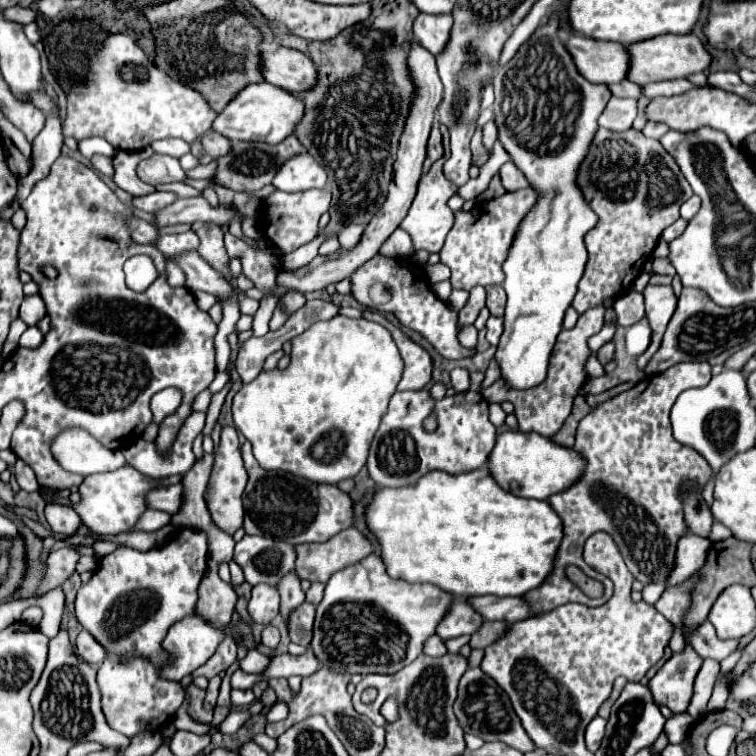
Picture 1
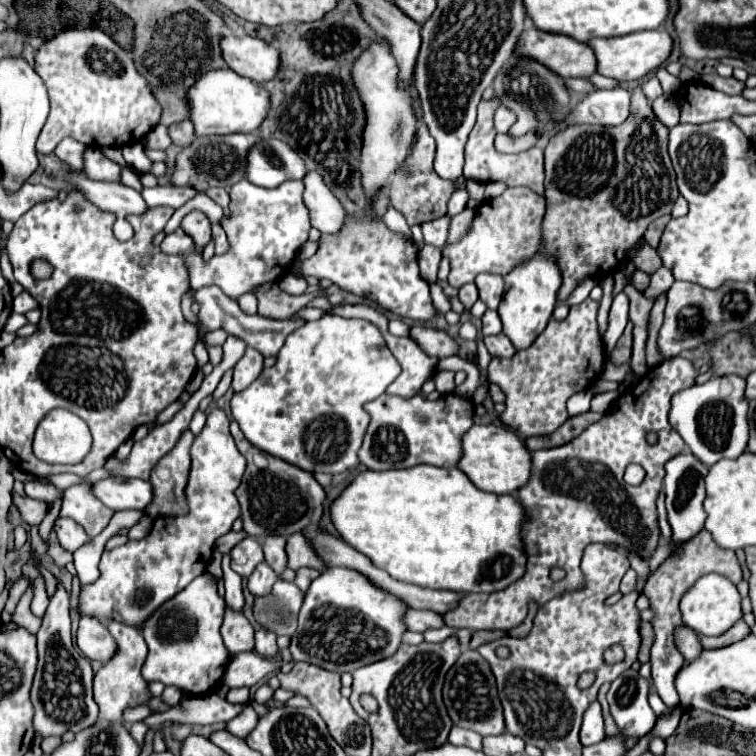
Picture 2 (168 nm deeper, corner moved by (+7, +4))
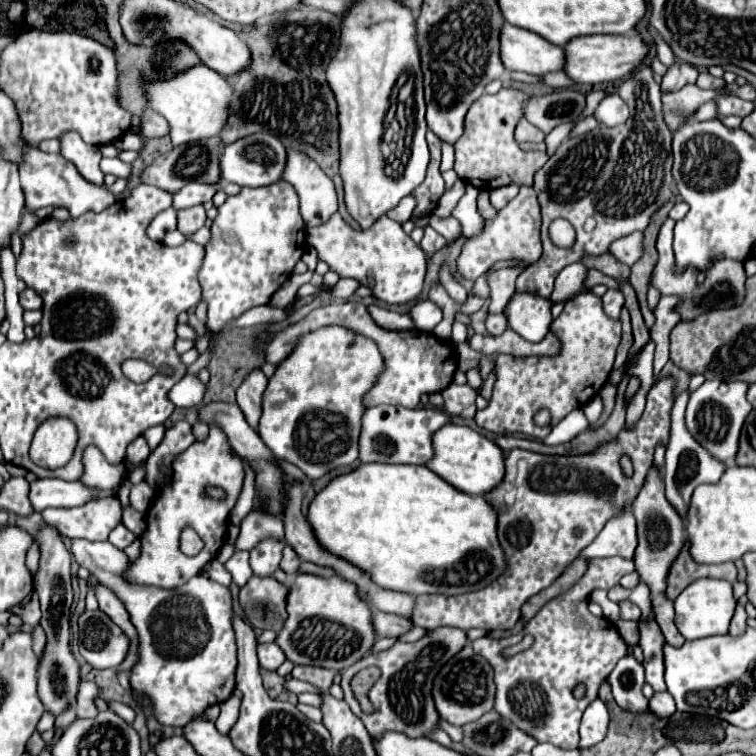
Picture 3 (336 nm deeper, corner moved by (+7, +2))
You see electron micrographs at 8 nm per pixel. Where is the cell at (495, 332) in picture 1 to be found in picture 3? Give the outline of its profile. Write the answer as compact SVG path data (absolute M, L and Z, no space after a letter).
M501 313L501 315L487 315L487 321L485 321L485 327L487 327L487 331L491 333L491 335L501 335L505 329L507 329L507 319L505 319L505 315Z

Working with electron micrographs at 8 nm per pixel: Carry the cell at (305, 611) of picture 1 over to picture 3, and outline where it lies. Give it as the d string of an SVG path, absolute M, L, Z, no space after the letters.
M251 577L239 591L239 603L253 627L281 631L287 619L287 595L289 587L277 579Z

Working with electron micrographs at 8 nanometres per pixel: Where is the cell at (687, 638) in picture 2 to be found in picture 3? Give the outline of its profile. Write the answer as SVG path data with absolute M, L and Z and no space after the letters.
M655 467L649 471L649 477L647 477L641 493L637 495L637 501L633 501L631 511L637 519L637 533L639 533L639 545L637 545L637 553L635 553L635 569L637 569L639 577L651 589L651 601L655 605L657 623L659 623L663 635L665 635L665 641L673 647L681 647L685 643L685 637L675 627L673 603L669 599L665 599L665 577L667 577L671 561L677 557L681 545L685 543L687 533L685 533L685 527L683 527L683 519L677 515L677 511L665 499L661 473Z

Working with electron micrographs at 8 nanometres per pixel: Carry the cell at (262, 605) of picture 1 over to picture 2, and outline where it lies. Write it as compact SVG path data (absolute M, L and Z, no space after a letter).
M261 561L261 565L257 565L255 571L251 573L247 585L253 595L267 595L277 579L279 579L277 573L267 565L267 561Z

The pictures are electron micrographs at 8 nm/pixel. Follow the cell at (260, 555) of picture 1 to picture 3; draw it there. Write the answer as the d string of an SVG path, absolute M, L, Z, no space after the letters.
M235 551L233 557L225 563L225 569L233 575L233 581L239 587L243 587L249 581L249 577L253 575L253 571L249 567L249 551Z

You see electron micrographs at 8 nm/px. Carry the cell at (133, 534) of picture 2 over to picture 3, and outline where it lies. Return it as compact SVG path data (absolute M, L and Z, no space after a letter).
M127 507L127 509L123 511L123 525L125 525L131 533L135 533L137 537L141 537L141 535L145 533L145 529L147 529L145 515L139 513L139 511L135 511L133 507Z

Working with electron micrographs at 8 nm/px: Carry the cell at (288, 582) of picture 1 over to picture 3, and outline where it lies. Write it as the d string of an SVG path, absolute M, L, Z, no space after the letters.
M253 509L241 523L241 533L235 541L235 549L251 551L255 545L259 545L263 539L269 539L269 537L283 541L283 537L285 537L283 521Z

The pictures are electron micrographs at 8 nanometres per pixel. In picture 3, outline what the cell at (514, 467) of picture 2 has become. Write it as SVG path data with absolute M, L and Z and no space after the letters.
M445 425L445 429L439 429L437 437L433 437L435 443L435 457L429 461L429 469L437 471L441 479L451 483L463 493L469 495L487 495L491 489L495 489L503 477L505 477L505 453L497 447L491 439L477 433L471 427L465 425Z

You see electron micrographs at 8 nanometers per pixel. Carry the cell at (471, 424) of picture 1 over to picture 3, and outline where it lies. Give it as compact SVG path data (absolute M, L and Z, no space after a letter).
M375 405L367 407L363 415L363 429L359 439L359 461L361 463L393 463L393 465L425 465L433 459L433 435L449 425L453 415L445 409L431 407L397 407L397 405Z

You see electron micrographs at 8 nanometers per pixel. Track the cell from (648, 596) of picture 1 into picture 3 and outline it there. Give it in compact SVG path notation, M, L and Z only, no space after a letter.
M689 389L679 393L675 399L673 413L671 413L671 439L667 445L665 467L663 467L663 483L665 483L667 501L675 507L675 511L683 519L687 519L687 511L689 511L691 495L693 495L695 487L717 483L721 479L721 473L725 471L725 463L713 461L713 457L709 457L709 453L705 453L705 449L701 449L701 445L697 445L697 441L693 441L693 437L689 437L689 431L685 429L685 421L683 421L687 401L689 401Z

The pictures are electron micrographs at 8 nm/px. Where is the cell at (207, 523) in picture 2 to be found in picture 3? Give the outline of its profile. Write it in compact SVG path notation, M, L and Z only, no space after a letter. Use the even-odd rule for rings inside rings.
M211 425L207 439L195 441L173 463L173 481L169 487L161 491L161 495L157 495L157 499L147 511L149 525L141 537L141 553L135 561L129 563L125 571L125 581L129 581L131 585L155 585L163 589L175 589L187 583L197 573L201 573L203 567L211 559L215 559L217 551L225 543L229 513L241 495L243 479L245 479L243 461L233 455L227 435L221 433L221 427ZM205 485L217 485L227 489L227 499L225 501L207 499L203 495ZM185 525L193 525L193 529L205 543L203 551L195 557L187 557L179 549L179 535Z

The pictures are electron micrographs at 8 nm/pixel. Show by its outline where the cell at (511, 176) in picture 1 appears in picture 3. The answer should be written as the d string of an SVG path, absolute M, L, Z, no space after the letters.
M501 89L495 95L481 95L471 105L465 117L465 131L455 145L455 171L465 183L477 189L497 189L503 185L533 186L537 169L541 169L549 156L545 151L527 154L513 139L513 129L523 117L521 107L525 97L527 95L517 89Z

